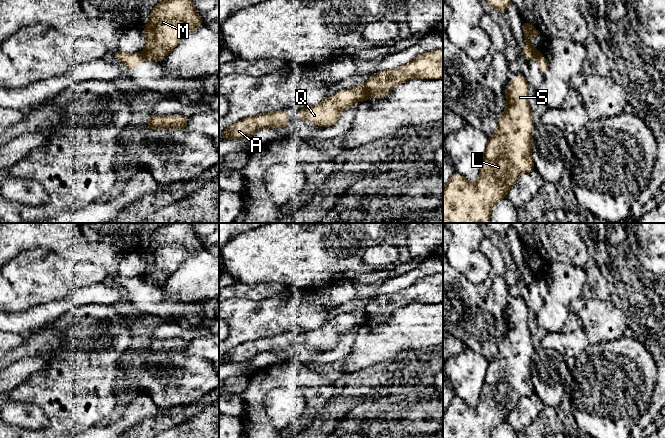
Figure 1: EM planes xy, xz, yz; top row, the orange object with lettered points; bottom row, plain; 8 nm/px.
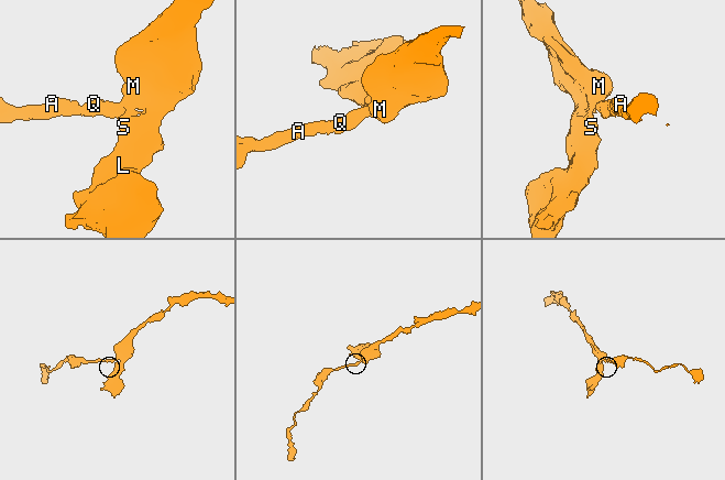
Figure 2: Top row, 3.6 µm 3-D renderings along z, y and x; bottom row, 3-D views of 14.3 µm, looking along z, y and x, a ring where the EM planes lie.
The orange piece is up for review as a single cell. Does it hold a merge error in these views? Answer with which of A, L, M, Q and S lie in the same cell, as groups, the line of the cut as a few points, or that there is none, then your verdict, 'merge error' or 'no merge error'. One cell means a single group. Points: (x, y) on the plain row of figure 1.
A Q / L M S; cut in xz along (365, 309), (371, 319); merge error

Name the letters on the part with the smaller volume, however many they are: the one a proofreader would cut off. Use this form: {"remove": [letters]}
{"remove": ["A", "Q"]}

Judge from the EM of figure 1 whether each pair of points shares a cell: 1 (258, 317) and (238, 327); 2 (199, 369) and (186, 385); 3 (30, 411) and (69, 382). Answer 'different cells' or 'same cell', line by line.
1: same cell
2: same cell
3: different cells

